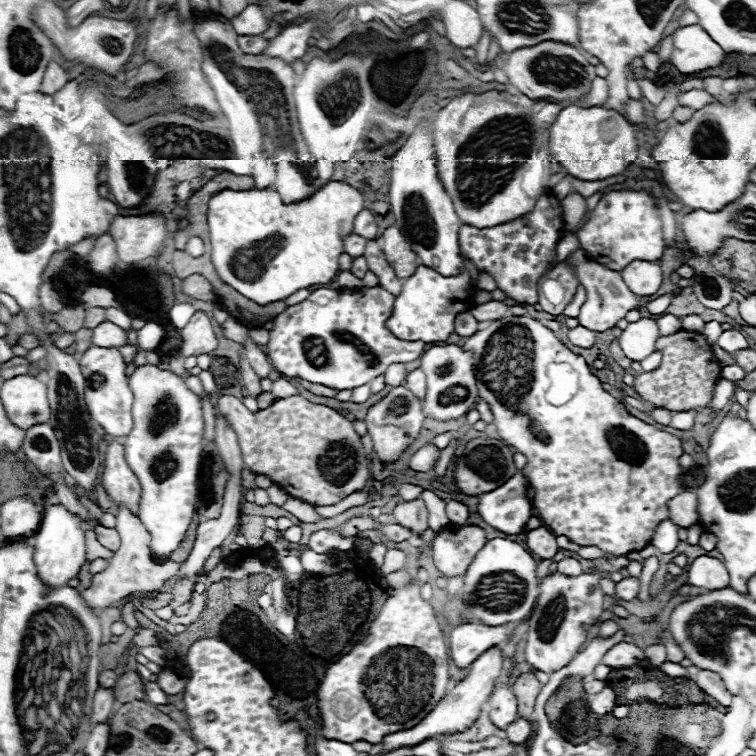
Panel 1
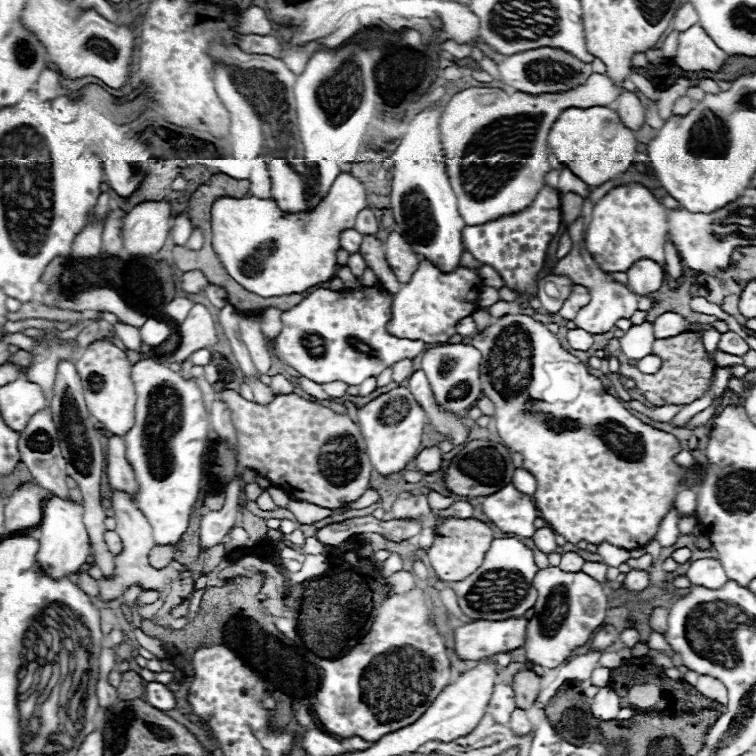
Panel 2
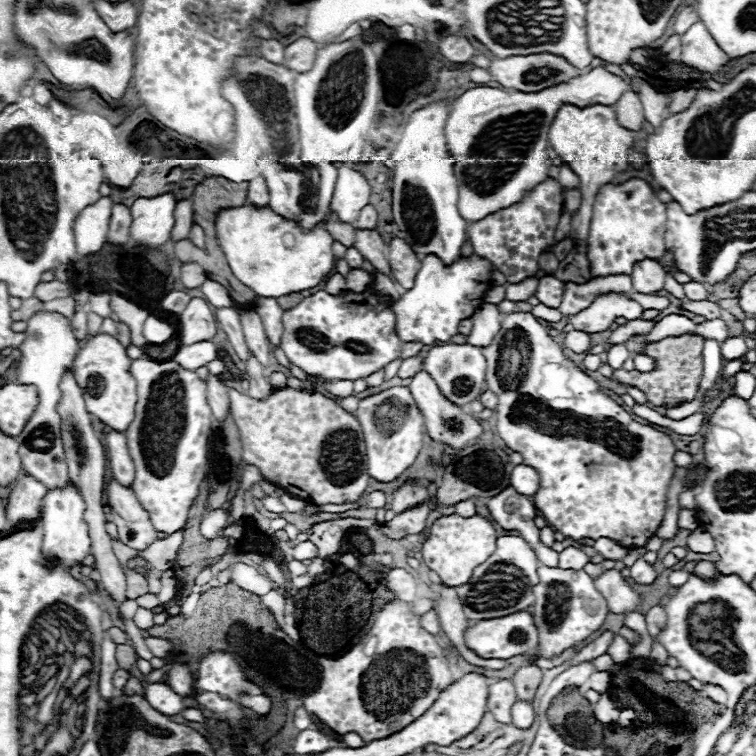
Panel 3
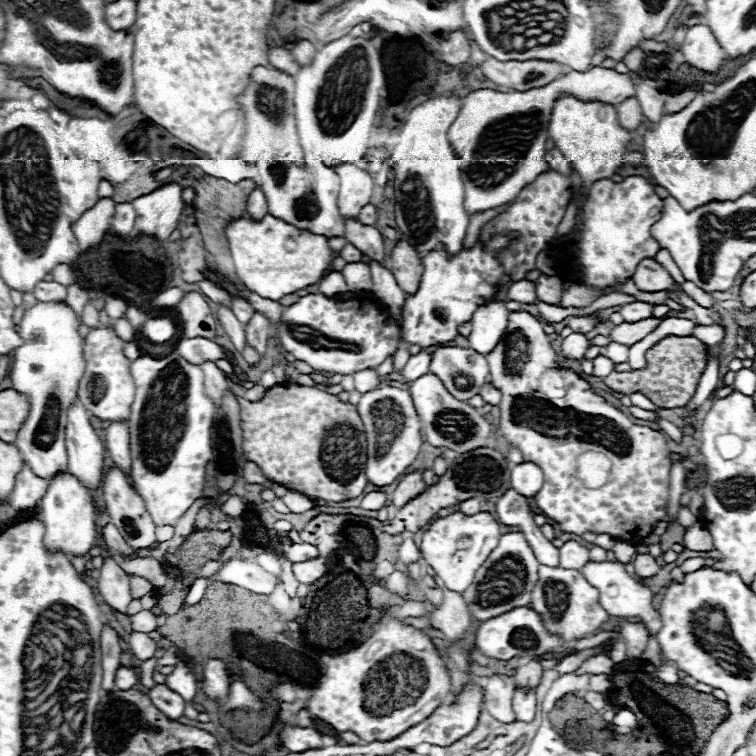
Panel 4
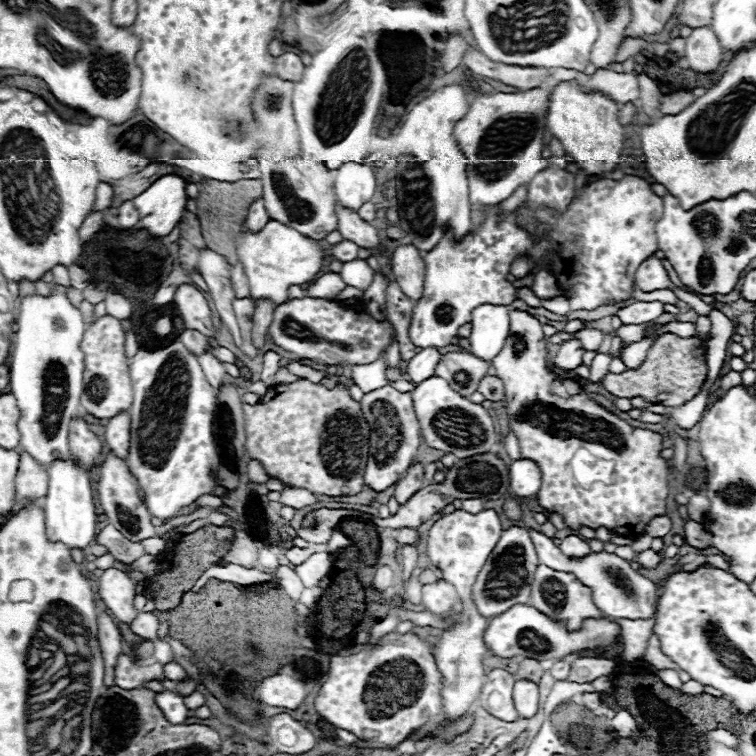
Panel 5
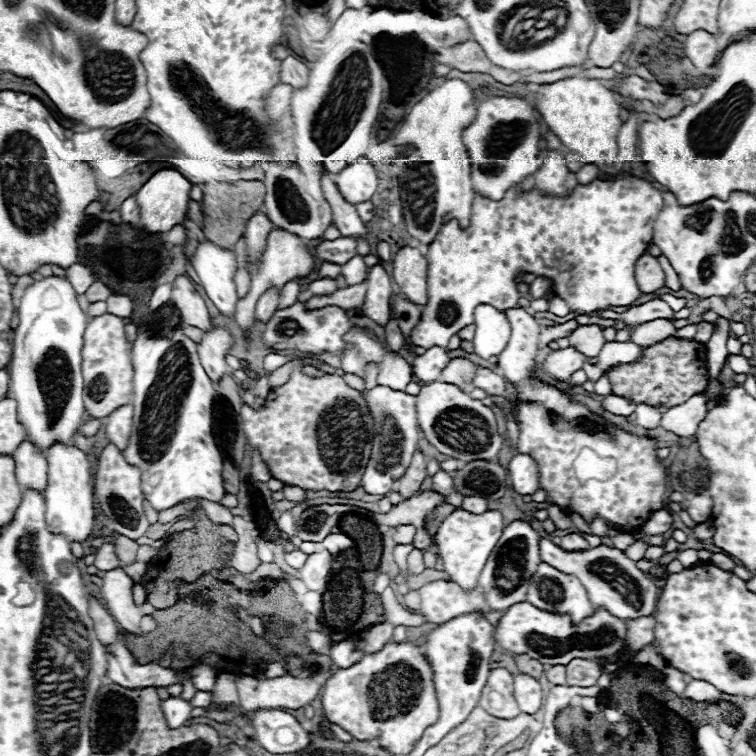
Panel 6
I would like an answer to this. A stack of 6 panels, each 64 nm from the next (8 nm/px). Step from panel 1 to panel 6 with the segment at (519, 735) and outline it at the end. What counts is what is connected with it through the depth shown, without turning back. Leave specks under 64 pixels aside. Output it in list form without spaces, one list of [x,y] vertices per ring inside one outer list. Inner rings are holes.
[[[516,674],[514,676],[514,696],[522,712],[534,714],[542,706],[542,688],[536,678]]]

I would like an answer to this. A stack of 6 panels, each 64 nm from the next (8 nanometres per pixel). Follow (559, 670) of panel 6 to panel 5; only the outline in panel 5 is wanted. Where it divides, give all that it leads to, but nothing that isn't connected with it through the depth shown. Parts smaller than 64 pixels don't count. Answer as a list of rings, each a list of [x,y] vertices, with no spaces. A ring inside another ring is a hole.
[[[562,660],[562,662],[554,662],[550,666],[550,674],[554,680],[566,680],[568,678],[568,672],[570,672],[570,662]]]

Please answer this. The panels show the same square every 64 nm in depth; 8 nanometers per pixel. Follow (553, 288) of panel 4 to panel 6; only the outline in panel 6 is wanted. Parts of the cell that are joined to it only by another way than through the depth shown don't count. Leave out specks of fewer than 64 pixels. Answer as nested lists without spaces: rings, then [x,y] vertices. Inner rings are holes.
[[[536,278],[536,280],[530,284],[530,296],[532,296],[532,298],[542,298],[542,296],[546,296],[550,290],[552,290],[552,284],[550,284],[546,278]]]

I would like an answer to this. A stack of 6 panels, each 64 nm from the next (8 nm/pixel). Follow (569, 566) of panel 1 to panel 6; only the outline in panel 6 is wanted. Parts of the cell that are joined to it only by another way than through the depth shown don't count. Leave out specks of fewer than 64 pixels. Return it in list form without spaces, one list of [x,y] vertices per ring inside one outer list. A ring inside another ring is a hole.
[[[568,534],[568,536],[562,536],[560,546],[568,552],[576,552],[576,550],[586,550],[588,542],[580,534]]]

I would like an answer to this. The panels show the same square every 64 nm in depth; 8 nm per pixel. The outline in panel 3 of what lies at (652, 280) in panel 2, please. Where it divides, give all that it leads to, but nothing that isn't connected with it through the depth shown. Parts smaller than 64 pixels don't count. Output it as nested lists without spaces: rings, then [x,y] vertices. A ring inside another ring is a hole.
[[[646,258],[646,260],[640,260],[640,262],[634,264],[634,270],[632,270],[630,278],[632,278],[634,292],[654,294],[654,292],[664,288],[666,272],[664,272],[664,268],[656,260]]]

